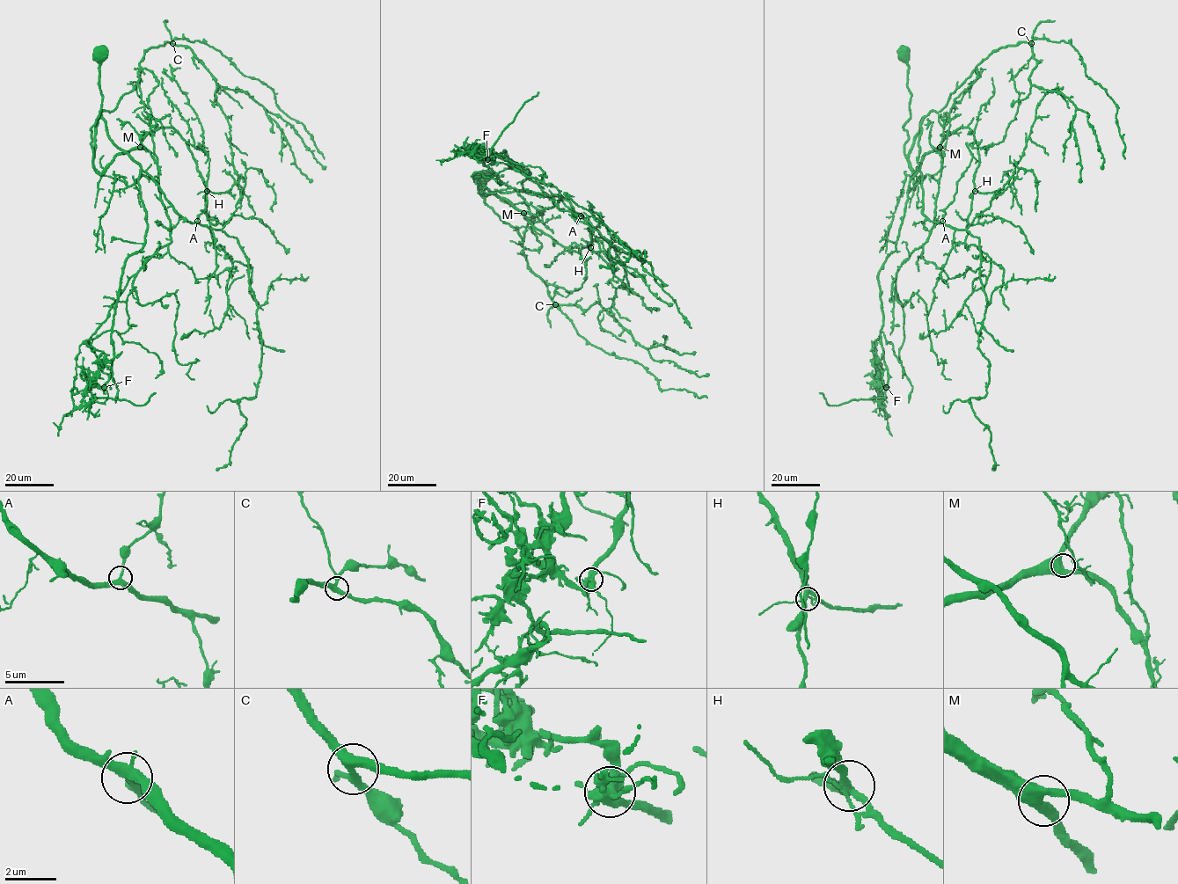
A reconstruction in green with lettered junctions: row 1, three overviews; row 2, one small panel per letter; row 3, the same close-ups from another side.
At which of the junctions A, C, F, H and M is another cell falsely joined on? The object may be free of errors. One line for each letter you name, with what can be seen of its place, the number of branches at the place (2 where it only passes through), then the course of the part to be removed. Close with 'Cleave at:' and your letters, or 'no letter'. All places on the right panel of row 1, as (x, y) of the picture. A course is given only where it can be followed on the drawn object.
F: at (886, 387); 7 branches meet; foreign part runs (886, 387), (881, 389), (876, 385), (885, 397), (859, 398), (837, 405), (830, 405), (819, 392)
Cleave at: F

